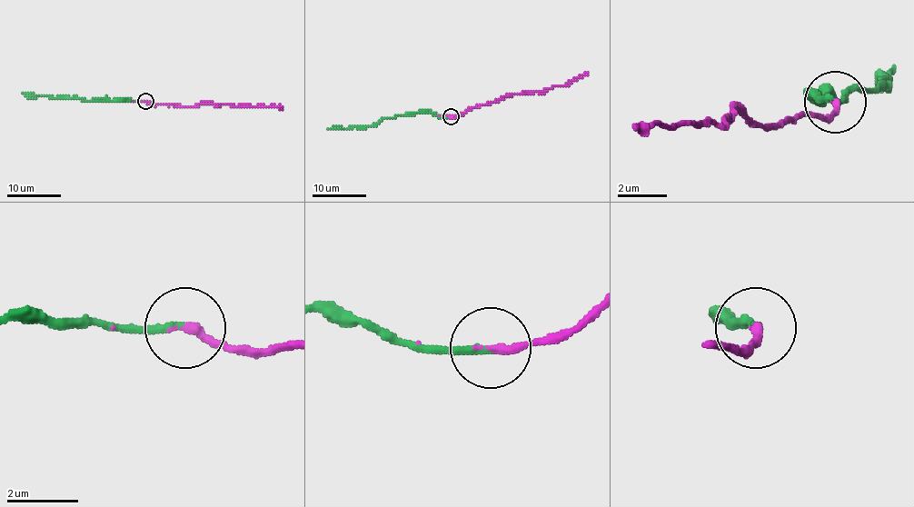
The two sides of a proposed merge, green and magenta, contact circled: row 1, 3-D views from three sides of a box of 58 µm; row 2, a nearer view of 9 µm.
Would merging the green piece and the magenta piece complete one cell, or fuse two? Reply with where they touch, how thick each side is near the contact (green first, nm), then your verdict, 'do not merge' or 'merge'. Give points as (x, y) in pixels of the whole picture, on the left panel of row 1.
at (145, 101); 240 nm thick on the green side, 260 nm on the other; merge

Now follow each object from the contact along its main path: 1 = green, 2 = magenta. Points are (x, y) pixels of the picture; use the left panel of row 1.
1: (144, 101), (83, 101), (22, 93)
2: (144, 101), (157, 104), (283, 105)

